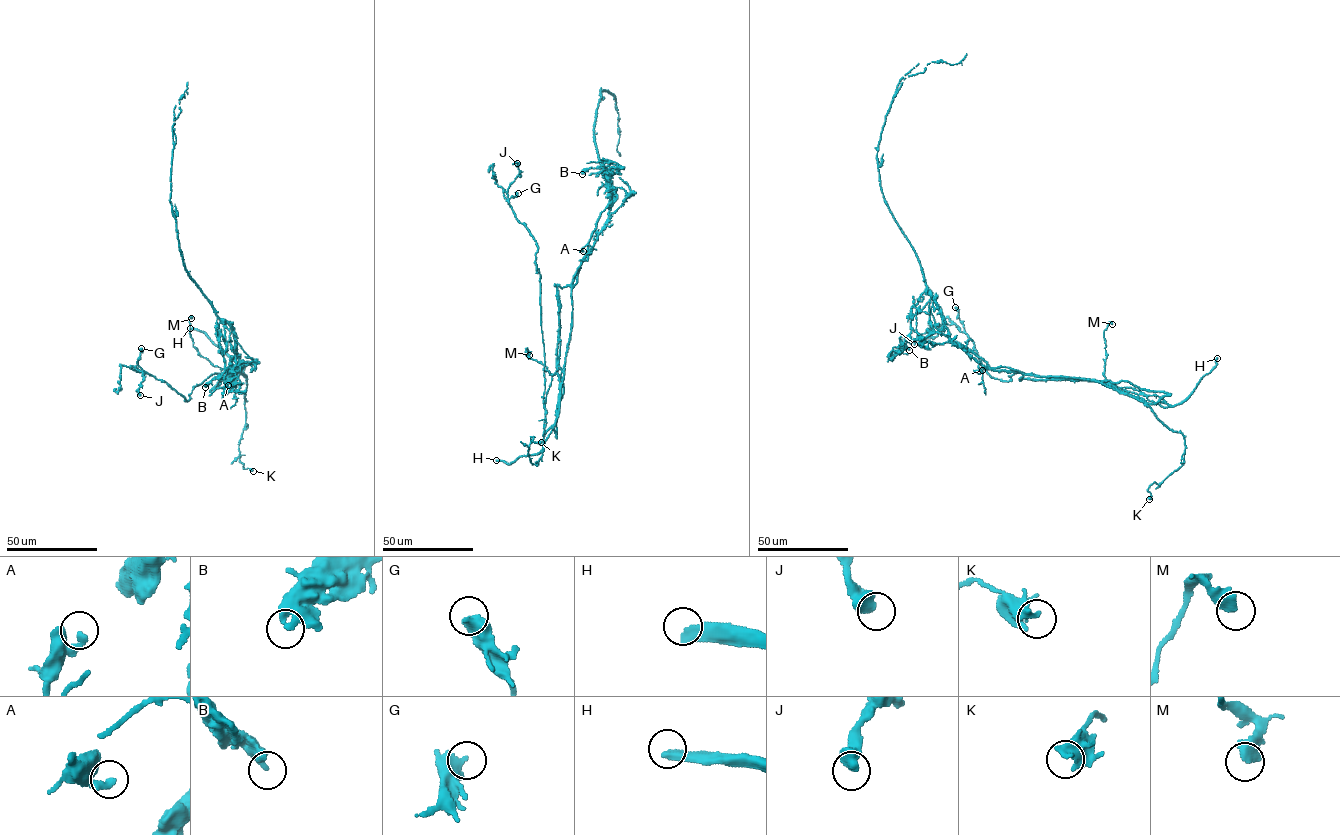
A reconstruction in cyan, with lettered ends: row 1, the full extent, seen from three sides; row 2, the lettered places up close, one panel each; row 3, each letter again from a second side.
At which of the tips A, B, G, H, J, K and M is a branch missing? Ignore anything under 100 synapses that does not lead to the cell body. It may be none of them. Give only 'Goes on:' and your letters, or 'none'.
Goes on: H

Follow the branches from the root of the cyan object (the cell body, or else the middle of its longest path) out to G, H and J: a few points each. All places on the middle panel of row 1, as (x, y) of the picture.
G: (571, 284), (557, 285), (557, 372), (544, 409), (538, 246), (508, 204), (508, 199), (518, 193)
H: (571, 284), (572, 326), (557, 421), (544, 434), (543, 449), (538, 453), (518, 457), (509, 464), (496, 460)
J: (571, 284), (557, 285), (557, 372), (544, 409), (538, 246), (516, 218), (507, 193), (520, 174), (517, 163)

